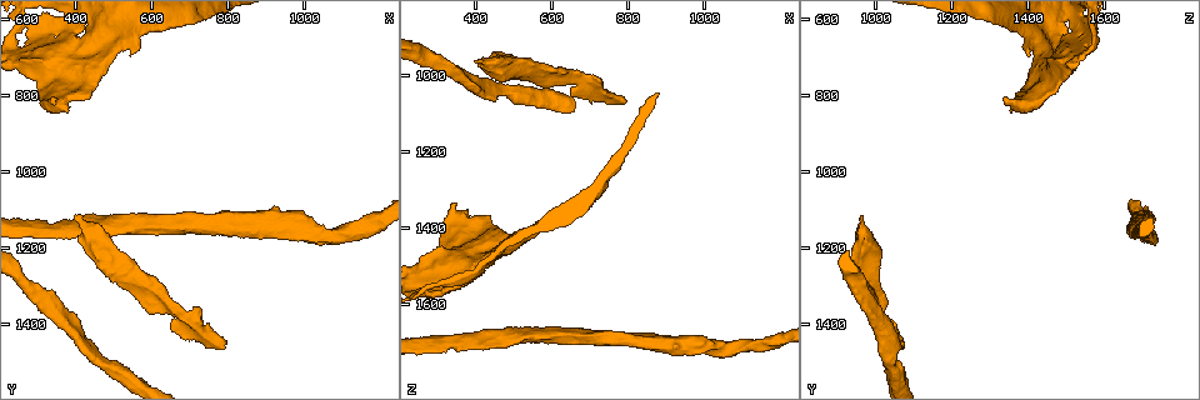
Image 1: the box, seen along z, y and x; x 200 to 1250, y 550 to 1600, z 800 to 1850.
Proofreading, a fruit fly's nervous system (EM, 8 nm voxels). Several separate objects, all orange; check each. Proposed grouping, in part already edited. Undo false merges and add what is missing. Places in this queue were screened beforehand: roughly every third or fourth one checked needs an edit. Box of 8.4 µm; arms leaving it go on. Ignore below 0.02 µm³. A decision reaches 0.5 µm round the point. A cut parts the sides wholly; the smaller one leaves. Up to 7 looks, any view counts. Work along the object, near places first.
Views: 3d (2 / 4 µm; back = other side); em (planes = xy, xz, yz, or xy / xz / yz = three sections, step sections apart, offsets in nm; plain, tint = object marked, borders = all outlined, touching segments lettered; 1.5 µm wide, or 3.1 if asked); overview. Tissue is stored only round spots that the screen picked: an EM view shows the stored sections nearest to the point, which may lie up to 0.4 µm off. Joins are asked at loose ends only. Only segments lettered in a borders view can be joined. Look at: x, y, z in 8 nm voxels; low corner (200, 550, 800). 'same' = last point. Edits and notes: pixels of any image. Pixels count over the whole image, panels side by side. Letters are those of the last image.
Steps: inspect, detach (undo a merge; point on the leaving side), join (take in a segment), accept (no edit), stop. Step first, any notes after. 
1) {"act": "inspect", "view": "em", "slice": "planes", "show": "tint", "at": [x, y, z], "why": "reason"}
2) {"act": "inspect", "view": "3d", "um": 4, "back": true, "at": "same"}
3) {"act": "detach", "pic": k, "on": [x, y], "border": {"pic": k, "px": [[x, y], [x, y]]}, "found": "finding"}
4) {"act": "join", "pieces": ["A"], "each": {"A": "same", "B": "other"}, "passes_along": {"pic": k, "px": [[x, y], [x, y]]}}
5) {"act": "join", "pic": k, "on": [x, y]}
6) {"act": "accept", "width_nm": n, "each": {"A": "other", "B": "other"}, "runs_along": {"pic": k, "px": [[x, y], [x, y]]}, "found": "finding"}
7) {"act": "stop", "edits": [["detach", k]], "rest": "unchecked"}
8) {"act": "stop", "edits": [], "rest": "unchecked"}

{"act": "inspect", "view": "em", "slice": "planes", "show": "borders", "at": [785, 1455, 1075]}

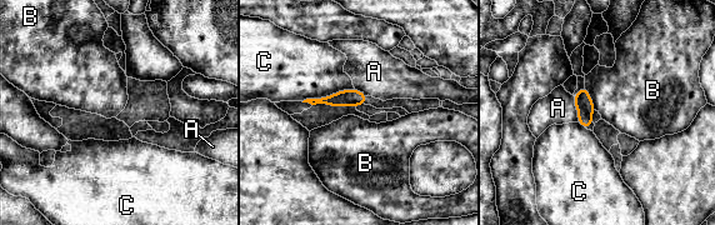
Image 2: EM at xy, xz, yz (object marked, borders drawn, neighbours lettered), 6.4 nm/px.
{"act": "accept", "width_nm": 120, "each": {"A": "other", "B": "other", "C": "other"}, "border": {"pic": 2, "px": [[585, 86], [595, 109]]}, "found": "no lettered segment goes on from it"}

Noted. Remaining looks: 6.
{"act": "inspect", "view": "3d", "um": 2, "at": [400, 1120, 955], "why": "an open end"}

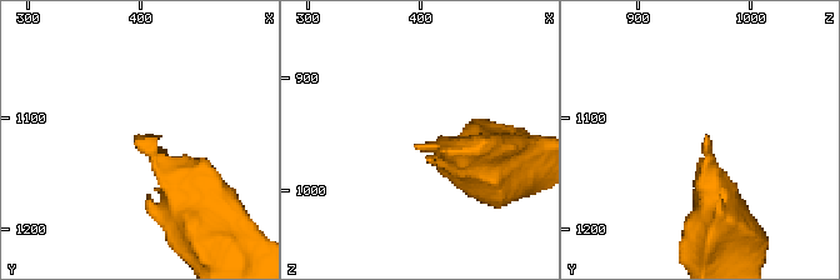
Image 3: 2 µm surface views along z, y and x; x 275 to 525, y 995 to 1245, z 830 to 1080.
{"act": "inspect", "view": "em", "slice": "planes", "show": "borders", "at": [400, 1118, 958]}

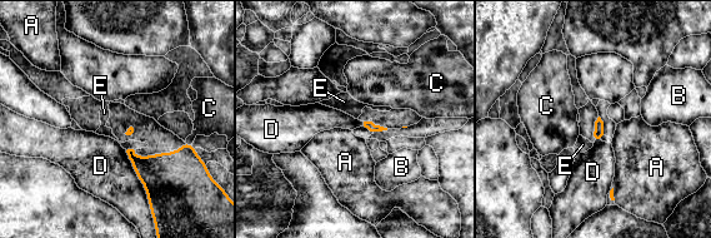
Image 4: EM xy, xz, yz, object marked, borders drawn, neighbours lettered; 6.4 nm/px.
{"act": "join", "pieces": ["E"], "longest_contact_nm": ["D", 360], "each": {"A": "other", "B": "other", "C": "other", "D": "other", "E": "same"}, "found": "the neuron continues"}

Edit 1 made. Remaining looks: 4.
{"act": "stop", "edits": [["join", 4]], "rest": "unchecked"}

